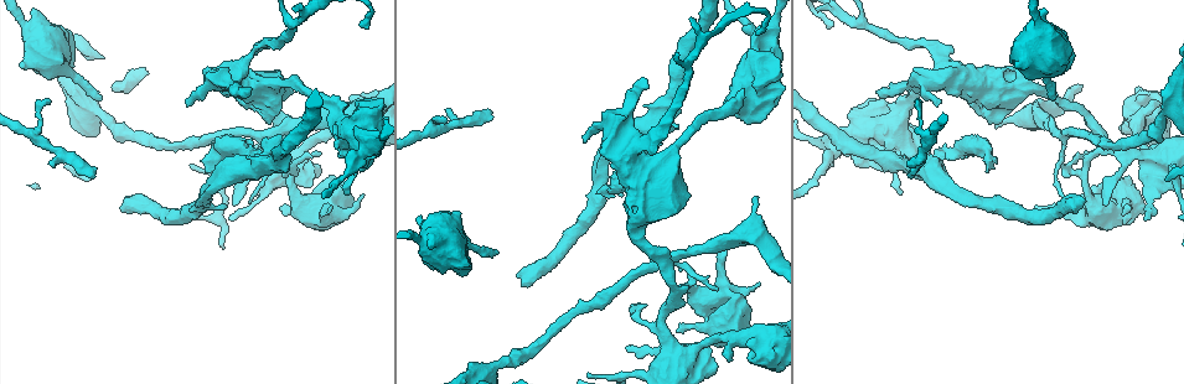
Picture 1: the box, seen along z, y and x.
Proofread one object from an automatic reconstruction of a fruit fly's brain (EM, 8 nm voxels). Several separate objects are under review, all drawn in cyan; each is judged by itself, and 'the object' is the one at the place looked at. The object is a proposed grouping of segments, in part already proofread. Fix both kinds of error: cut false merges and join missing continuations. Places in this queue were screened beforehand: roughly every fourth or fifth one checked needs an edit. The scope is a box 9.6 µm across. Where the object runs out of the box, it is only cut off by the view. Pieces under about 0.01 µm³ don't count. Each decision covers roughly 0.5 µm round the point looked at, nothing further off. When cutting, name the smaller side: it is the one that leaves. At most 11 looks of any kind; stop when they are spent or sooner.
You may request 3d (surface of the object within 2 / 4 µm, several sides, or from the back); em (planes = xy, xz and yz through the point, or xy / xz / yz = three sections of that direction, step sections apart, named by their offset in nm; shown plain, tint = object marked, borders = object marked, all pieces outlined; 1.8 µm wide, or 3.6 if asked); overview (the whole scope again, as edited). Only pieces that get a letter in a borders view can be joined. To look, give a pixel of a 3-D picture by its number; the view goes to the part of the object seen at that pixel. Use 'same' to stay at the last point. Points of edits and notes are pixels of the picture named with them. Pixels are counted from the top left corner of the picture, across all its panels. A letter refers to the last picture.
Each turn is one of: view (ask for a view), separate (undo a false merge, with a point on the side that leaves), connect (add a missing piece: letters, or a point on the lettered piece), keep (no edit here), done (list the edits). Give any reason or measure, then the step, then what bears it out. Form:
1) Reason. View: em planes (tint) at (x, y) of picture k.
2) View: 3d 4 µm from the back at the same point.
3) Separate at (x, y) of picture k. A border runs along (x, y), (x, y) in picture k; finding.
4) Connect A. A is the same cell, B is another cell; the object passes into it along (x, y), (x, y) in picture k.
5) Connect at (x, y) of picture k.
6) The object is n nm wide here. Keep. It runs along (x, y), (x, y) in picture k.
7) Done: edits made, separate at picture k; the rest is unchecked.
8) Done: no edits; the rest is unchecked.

Branch stops here. View: em planes (borders) at (1052, 98) of picture 1.

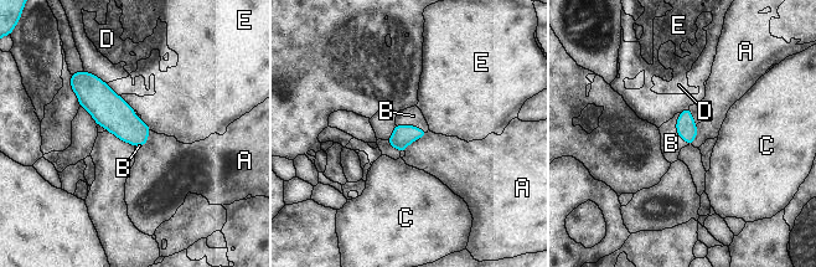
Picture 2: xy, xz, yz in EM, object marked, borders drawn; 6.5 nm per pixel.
Connect B. B is the same cell, A, C, D and E are other cells; the object passes into it along (687, 131), (676, 128), (671, 143) in picture 2; the neuron continues.

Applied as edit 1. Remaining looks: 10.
View: overview.

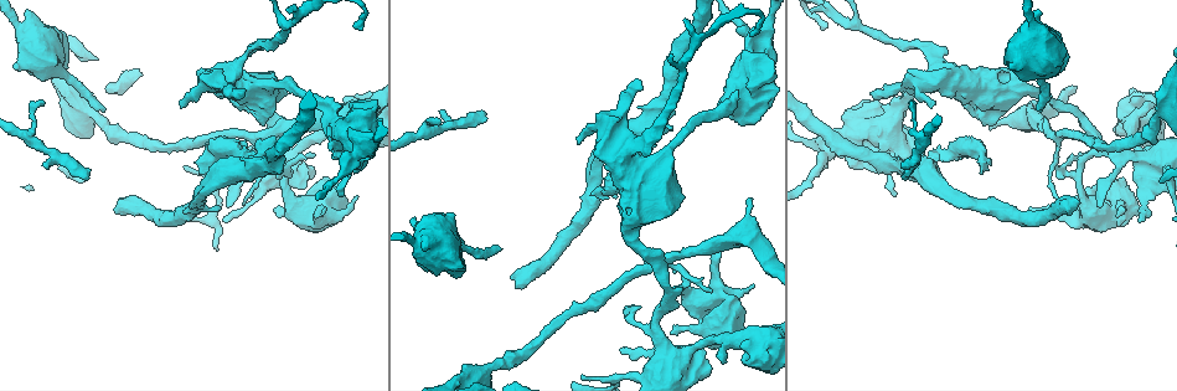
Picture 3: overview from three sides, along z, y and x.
Abrupt turn. View: em planes (borders) at (681, 285) of picture 3.

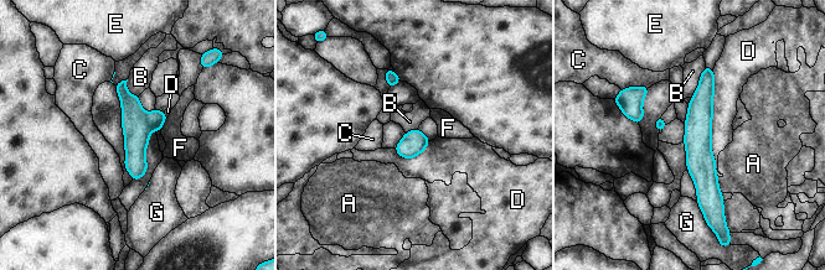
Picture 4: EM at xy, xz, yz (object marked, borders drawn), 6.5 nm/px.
The object is 160 nm wide here. Separate at (155, 119) of picture 4. A, B, C, D, E, F and G are other cells; a border runs along (145, 114), (148, 126), (151, 130) in picture 4; two neurons meet here.

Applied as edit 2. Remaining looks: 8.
Branch stops here. View: 3d 4 µm at (678, 207) of picture 3.

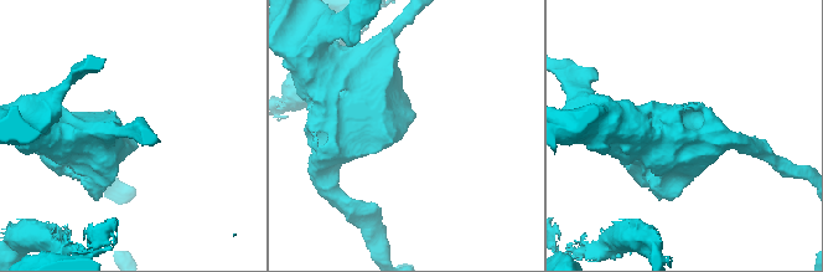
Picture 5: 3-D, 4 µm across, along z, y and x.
Need the tissue. View: em xz step 8 (borders) at (407, 129) of picture 5.

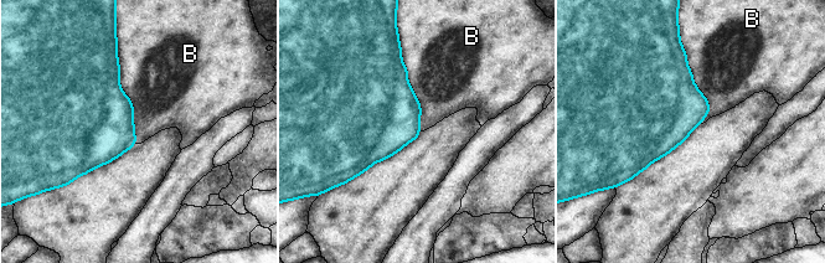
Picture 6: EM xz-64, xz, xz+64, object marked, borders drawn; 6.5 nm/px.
Another direction. View: em planes (borders) at the same point.

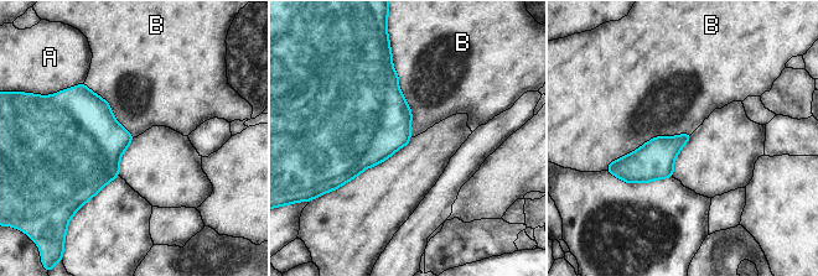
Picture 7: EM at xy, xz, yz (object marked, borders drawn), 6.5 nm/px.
Keep. A and B are other cells; a border runs along (690, 133), (655, 136), (605, 170) in picture 7; none of them fits.

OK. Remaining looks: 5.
Abrupt turn. View: em 3.6 µm planes (borders) at (235, 70) of picture 3.

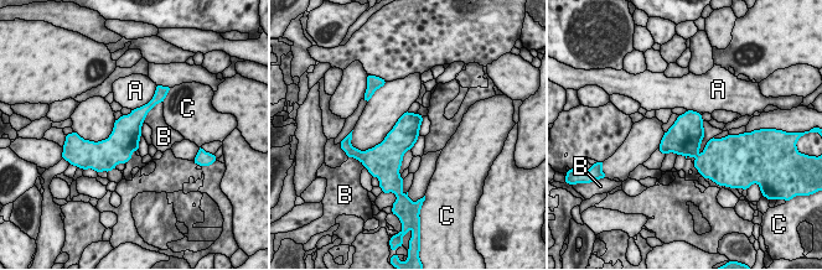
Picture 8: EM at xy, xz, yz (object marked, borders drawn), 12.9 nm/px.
Keep. A, B and C are other cells; a border runs along (161, 102), (149, 110), (143, 121) in picture 8; continuous, no second neuron.

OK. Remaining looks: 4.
Done: edits made, connect at picture 2, separate at picture 4; the rest is unchecked.

